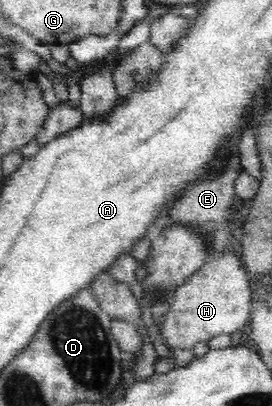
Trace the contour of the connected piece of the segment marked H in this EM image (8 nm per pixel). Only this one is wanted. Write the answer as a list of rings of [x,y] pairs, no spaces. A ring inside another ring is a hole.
[[[232,248],[217,250],[201,270],[178,288],[165,316],[166,322],[159,329],[160,335],[170,350],[191,351],[198,342],[207,343],[215,336],[241,331],[249,321],[252,300],[252,288],[242,258]]]

